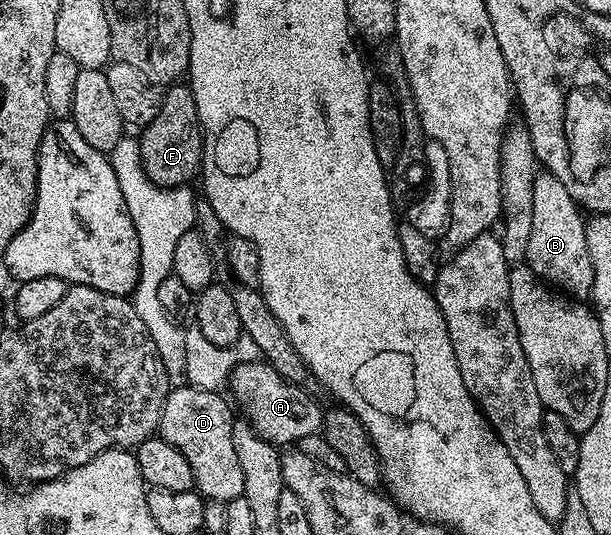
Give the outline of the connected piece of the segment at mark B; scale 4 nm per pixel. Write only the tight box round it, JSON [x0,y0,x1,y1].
[526,173,594,300]

